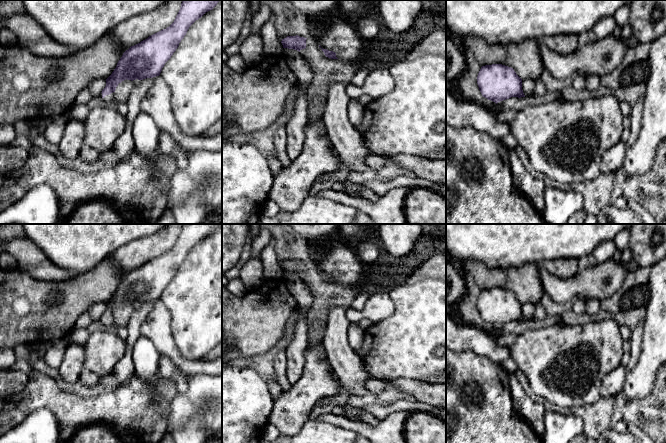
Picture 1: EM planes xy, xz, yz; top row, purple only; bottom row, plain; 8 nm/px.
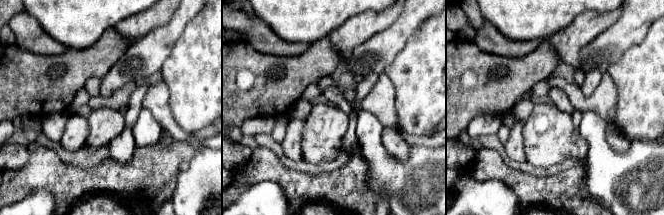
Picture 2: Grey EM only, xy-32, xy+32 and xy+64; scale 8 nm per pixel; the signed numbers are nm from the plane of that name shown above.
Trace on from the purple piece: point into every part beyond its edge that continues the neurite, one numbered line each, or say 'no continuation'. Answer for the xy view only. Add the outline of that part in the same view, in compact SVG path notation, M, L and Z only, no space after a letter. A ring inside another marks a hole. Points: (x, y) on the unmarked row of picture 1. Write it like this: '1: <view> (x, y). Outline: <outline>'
1: xy (108, 322). Outline: M115 316L106 319L104 322L102 321L102 317L99 319L100 322L102 322L105 326L112 326L114 324L114 318Z

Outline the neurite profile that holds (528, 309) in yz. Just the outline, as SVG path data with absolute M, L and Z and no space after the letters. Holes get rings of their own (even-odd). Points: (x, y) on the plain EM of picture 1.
M532 303L522 304L522 314L525 320L533 317L535 307L536 305Z

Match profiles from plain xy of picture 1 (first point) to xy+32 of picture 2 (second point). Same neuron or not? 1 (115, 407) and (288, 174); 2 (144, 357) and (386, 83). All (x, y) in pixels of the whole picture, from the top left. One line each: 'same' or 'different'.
1: same
2: different

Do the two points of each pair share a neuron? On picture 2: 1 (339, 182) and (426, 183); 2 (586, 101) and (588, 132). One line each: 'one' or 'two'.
1: two
2: two

